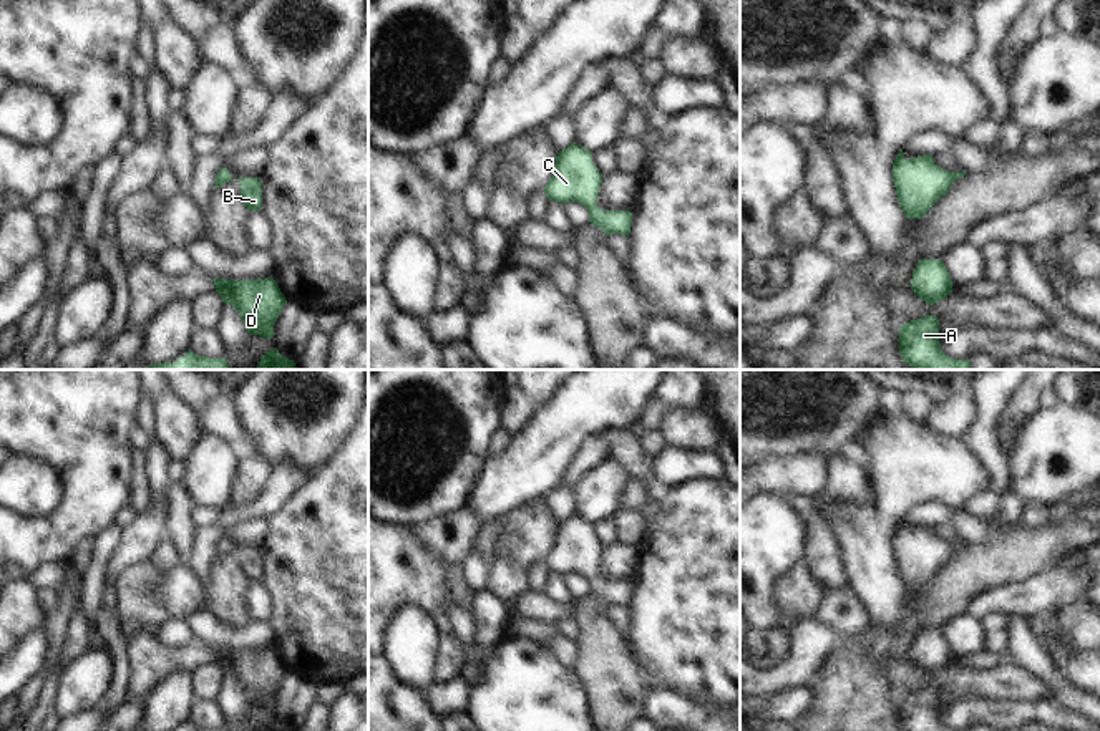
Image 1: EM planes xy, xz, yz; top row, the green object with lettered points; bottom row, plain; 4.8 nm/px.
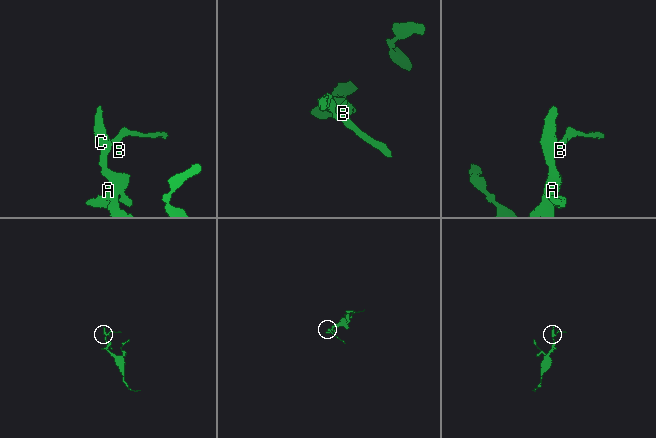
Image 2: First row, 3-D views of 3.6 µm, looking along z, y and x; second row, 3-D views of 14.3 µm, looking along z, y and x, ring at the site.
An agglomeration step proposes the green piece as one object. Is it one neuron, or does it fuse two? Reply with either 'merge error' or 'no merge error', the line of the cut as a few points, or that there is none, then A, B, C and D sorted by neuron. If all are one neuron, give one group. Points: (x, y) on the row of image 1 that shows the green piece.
no merge error; cut none; groups A B C D

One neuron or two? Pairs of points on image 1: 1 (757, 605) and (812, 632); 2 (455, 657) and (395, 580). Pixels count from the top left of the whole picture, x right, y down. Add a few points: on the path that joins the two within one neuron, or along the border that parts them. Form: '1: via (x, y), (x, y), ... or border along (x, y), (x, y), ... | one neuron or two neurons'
1: border along (798, 620), (790, 635) | two neurons
2: via (445, 635), (438, 614), (417, 592) | one neuron

